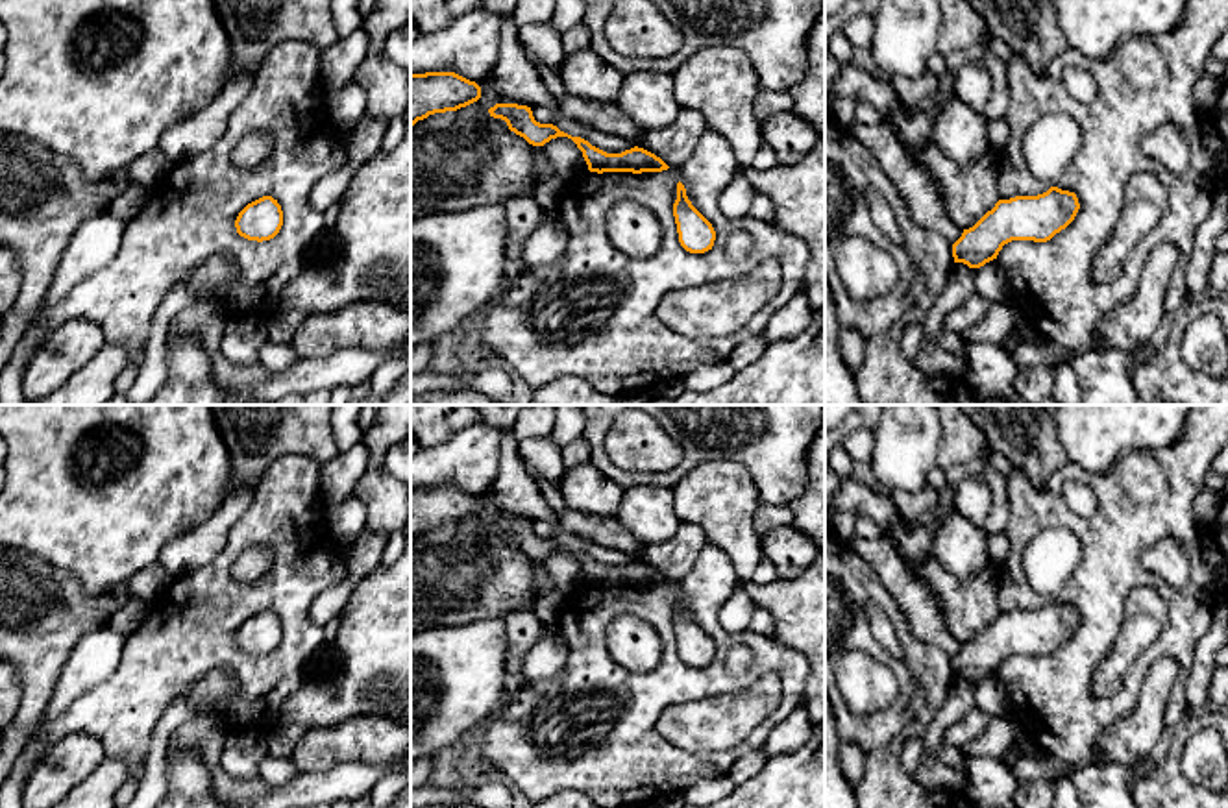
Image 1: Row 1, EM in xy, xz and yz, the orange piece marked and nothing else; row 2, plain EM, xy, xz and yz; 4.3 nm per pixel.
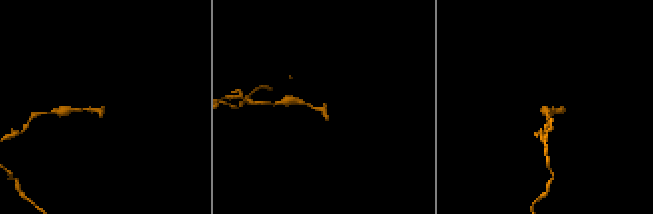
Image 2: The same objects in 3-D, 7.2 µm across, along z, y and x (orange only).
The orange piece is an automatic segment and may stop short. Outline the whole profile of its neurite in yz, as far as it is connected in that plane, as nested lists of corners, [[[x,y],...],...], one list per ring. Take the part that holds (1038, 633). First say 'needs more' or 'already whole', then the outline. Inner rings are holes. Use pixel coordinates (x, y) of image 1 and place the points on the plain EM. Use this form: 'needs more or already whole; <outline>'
already whole; [[[1058,601],[1038,610],[999,614],[952,658],[954,677],[980,682],[1012,655],[1047,656],[1074,634],[1078,623],[1076,608]]]

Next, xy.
already whole; [[[263,610],[248,618],[237,630],[237,647],[248,655],[270,655],[283,640],[283,625],[277,614]]]

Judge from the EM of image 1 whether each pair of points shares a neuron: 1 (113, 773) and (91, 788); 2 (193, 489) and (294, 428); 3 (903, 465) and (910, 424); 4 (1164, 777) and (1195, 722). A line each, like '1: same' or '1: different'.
1: same
2: different
3: same
4: same

